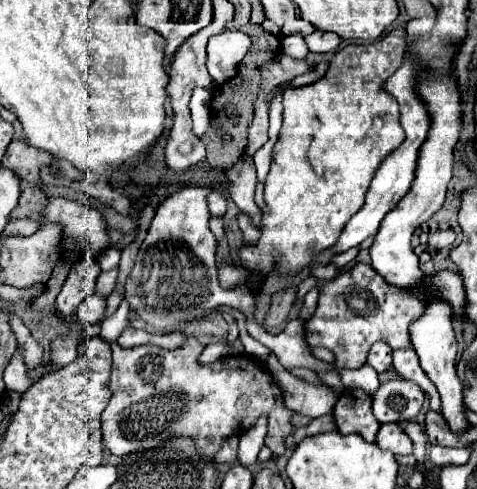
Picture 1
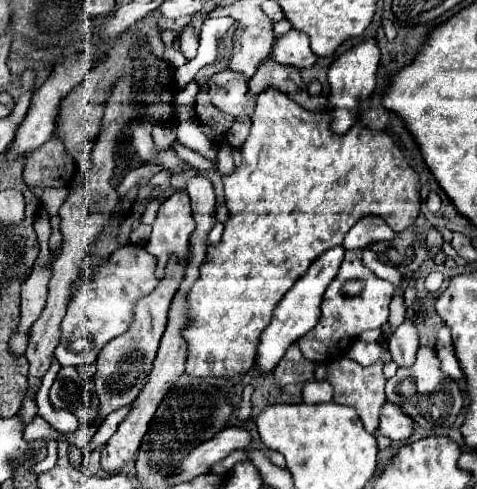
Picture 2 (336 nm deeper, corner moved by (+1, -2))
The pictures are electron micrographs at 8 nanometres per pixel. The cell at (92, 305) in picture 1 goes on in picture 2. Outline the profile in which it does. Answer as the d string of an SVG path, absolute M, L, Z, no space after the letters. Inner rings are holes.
M129 243L119 247L107 261L103 261L93 279L79 285L63 317L61 343L55 349L55 357L61 365L79 367L93 363L107 341L119 337L119 333L125 333L133 321L135 301L151 293L151 289L157 285L153 269L155 257L151 257L143 247Z

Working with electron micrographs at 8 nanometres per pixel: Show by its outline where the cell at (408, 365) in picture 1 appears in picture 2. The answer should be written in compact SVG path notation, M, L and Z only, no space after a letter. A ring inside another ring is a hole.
M405 319L395 333L389 337L389 351L393 361L399 367L411 367L415 363L415 353L419 349L419 337L417 337L417 329L415 323L411 319Z

